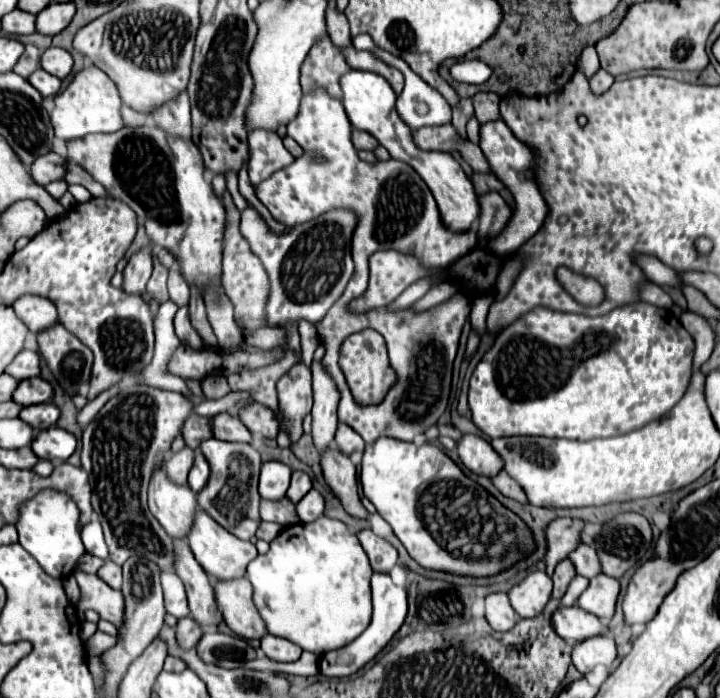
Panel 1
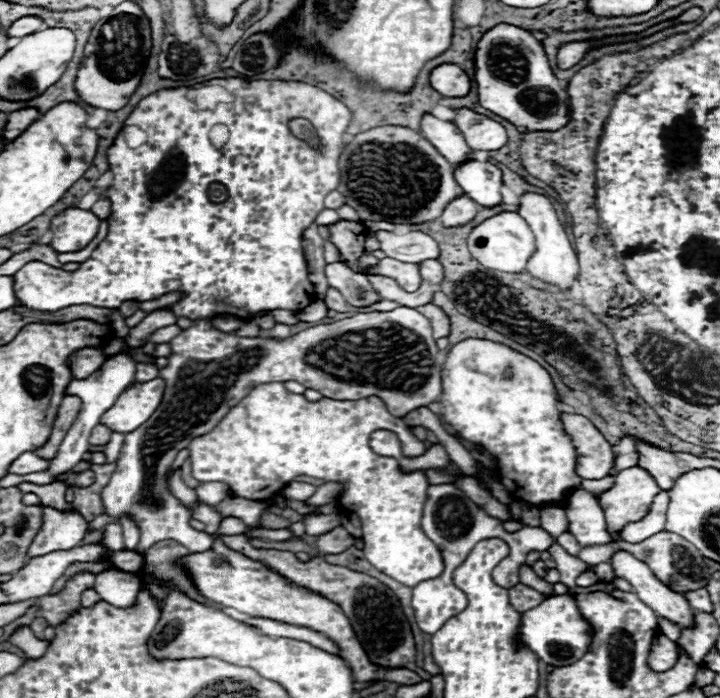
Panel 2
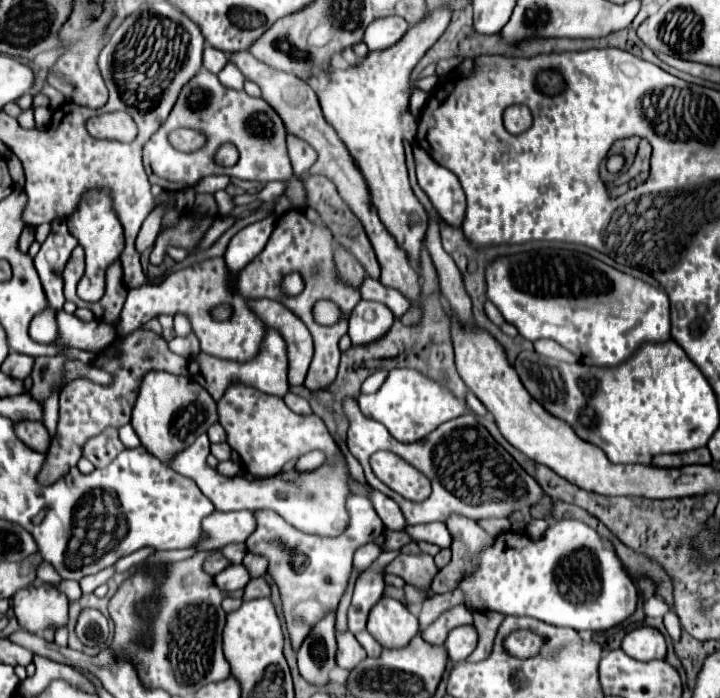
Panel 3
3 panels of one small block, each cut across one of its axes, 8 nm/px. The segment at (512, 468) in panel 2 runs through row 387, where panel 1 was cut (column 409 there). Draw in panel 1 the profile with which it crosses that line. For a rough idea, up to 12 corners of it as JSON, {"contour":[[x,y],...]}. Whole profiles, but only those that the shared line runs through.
{"contour":[[434,444],[364,450],[364,496],[424,568],[490,576],[526,524]]}

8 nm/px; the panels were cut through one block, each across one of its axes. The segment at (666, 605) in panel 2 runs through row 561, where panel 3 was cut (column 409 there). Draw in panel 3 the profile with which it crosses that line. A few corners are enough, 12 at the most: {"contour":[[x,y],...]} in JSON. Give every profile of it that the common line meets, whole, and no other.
{"contour":[[382,596],[368,614],[368,632],[384,648],[418,634],[418,618]]}

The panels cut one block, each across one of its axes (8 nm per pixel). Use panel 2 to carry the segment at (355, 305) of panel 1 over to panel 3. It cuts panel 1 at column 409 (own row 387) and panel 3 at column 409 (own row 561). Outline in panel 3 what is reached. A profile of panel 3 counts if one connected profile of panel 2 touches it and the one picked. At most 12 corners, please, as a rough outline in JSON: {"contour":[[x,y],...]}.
{"contour":[[390,370],[364,416],[416,442],[466,412],[444,384]]}

